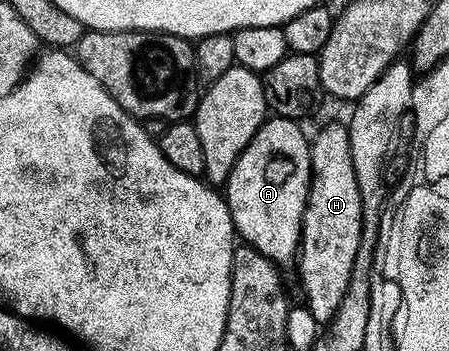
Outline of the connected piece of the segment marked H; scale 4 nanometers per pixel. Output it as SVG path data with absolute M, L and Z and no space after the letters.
M342 122L331 123L316 133L310 140L310 186L307 189L307 204L303 209L303 234L301 246L297 252L299 263L299 283L303 286L305 306L313 313L316 323L330 324L332 317L341 305L341 297L345 297L345 289L349 285L349 277L353 273L353 261L357 257L357 249L361 245L363 232L363 202L361 189L357 185L357 177L351 164L351 150L346 126Z

